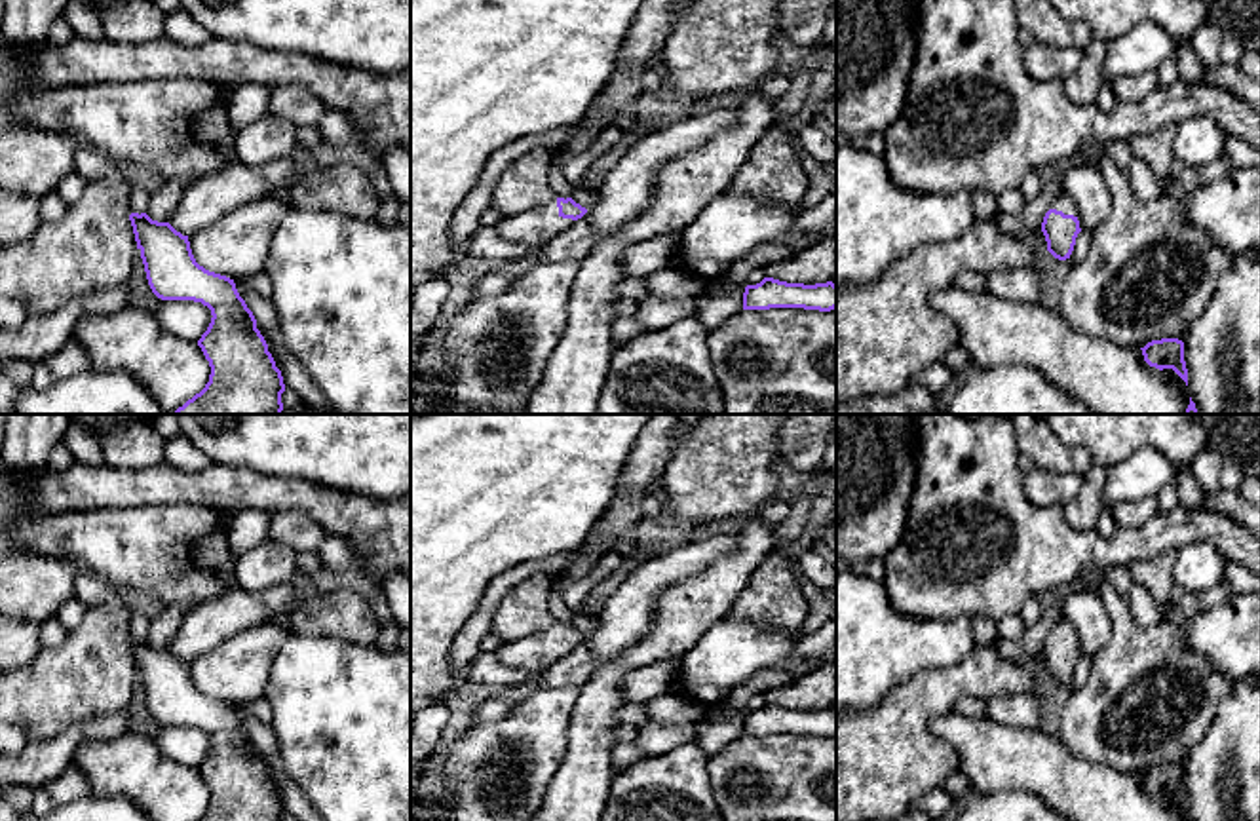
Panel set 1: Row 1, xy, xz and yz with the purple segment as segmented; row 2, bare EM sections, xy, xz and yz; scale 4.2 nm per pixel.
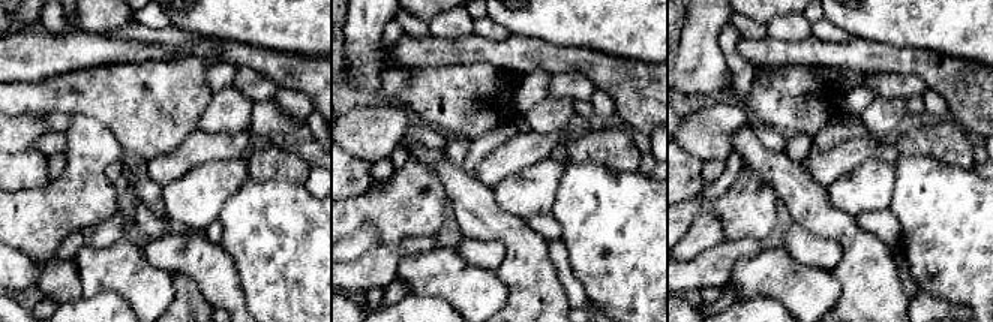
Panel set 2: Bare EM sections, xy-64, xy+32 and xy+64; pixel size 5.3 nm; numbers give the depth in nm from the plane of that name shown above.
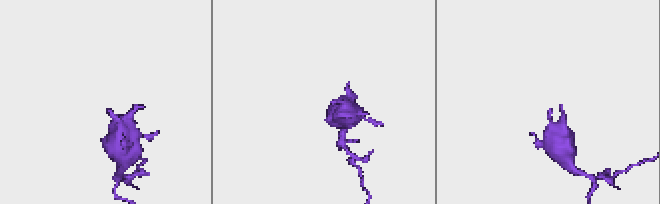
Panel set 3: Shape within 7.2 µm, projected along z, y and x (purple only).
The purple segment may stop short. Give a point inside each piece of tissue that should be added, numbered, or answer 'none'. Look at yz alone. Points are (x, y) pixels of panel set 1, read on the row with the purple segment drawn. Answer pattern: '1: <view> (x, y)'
1: yz (1063, 202)

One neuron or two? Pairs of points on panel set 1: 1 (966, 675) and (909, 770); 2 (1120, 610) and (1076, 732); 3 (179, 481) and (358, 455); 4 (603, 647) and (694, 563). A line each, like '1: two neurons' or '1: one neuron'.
1: one neuron
2: one neuron
3: two neurons
4: one neuron

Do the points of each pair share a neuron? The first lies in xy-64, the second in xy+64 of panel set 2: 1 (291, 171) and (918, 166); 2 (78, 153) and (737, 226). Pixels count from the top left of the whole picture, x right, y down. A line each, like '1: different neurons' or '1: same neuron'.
1: different neurons
2: same neuron

